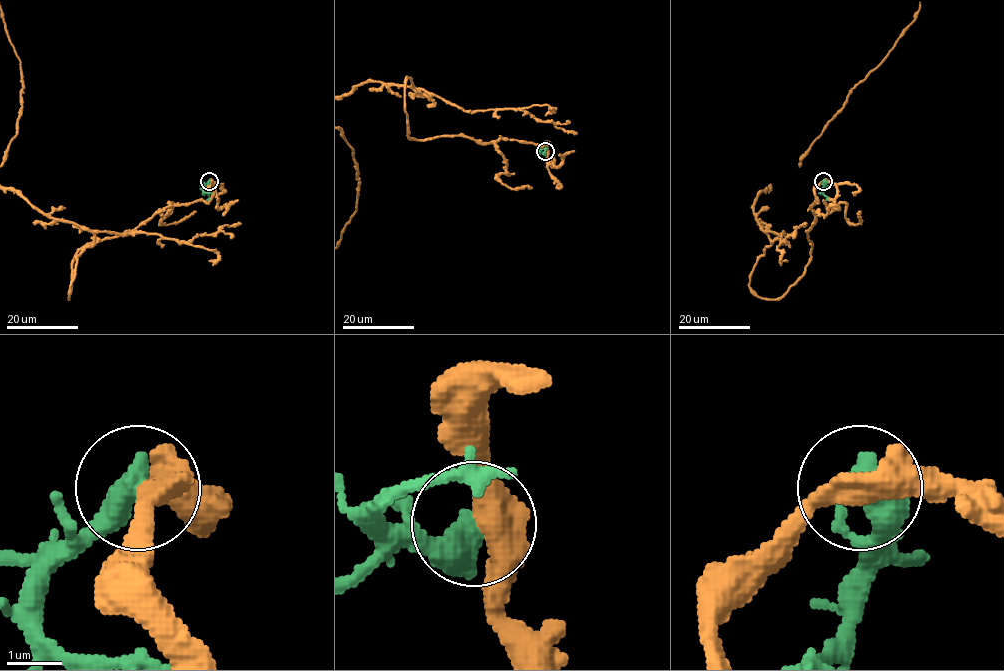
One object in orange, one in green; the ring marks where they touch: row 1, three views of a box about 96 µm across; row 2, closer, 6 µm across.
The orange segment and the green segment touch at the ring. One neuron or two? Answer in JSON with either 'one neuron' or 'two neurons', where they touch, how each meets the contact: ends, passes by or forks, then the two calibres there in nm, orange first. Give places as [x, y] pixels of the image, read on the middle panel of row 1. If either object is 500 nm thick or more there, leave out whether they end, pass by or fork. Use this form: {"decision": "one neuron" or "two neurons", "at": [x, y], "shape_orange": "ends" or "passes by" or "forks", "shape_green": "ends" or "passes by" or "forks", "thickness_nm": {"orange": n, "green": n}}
{"decision": "two neurons", "at": [545, 151], "thickness_nm": {"orange": 420, "green": 600}}

